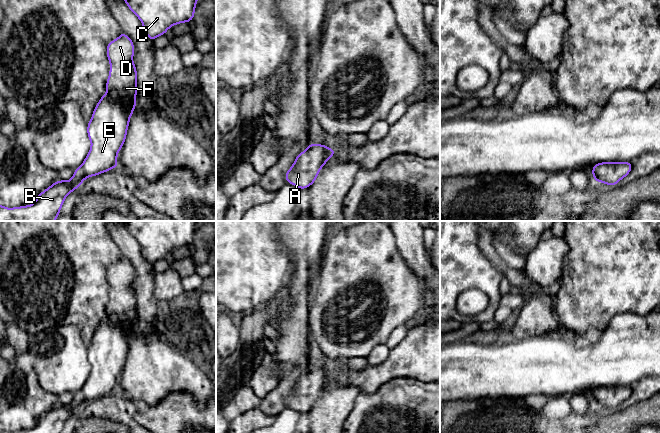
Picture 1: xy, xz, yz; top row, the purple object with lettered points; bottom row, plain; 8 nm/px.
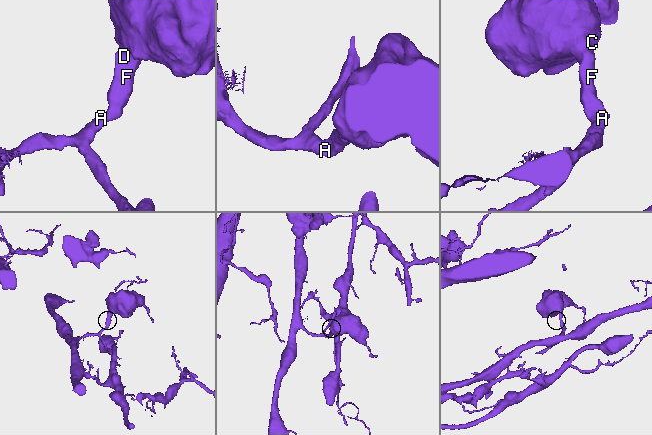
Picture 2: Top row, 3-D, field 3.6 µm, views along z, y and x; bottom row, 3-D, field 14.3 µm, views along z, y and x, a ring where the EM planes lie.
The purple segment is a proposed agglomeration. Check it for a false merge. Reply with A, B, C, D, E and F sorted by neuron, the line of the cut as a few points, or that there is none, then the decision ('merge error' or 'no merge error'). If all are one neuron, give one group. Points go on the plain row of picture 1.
A B C D E F; no cut; no merge error

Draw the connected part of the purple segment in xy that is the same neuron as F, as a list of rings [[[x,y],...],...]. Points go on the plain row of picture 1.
[[[124,256],[107,268],[107,281],[110,286],[110,297],[106,306],[107,315],[96,329],[91,345],[88,346],[87,357],[91,372],[82,389],[74,394],[73,401],[68,405],[58,404],[46,414],[38,418],[37,424],[28,430],[6,432],[0,428],[0,433],[61,433],[68,418],[78,413],[88,401],[99,399],[118,390],[117,378],[121,374],[130,345],[136,330],[137,295],[133,287],[134,269]]]

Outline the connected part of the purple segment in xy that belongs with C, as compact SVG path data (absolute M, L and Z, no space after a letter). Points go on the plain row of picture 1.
M123 221L143 247L144 257L154 265L173 249L190 246L200 221Z

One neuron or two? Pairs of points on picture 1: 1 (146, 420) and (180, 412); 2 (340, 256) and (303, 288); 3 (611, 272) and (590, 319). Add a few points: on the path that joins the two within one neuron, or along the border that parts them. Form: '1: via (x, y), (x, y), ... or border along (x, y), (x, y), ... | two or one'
1: via (154, 419), (172, 419) | one
2: border along (322, 256), (322, 267), (319, 273), (315, 298) | two
3: via (599, 284), (590, 294), (590, 307) | one

